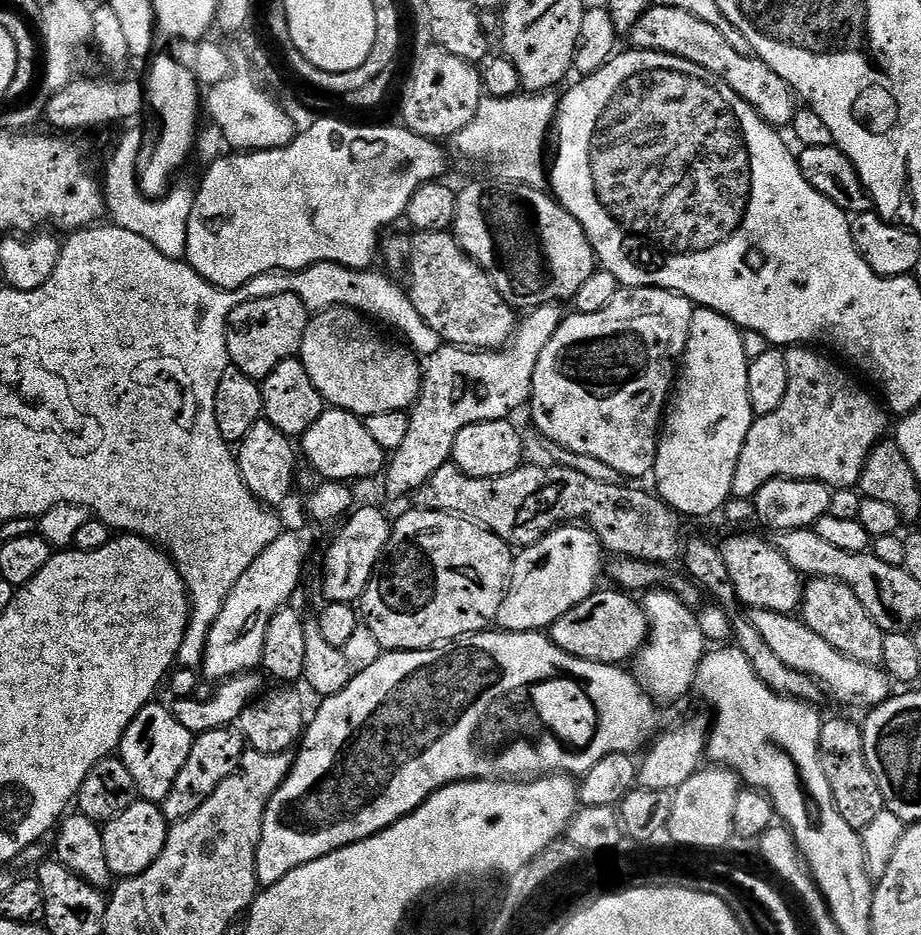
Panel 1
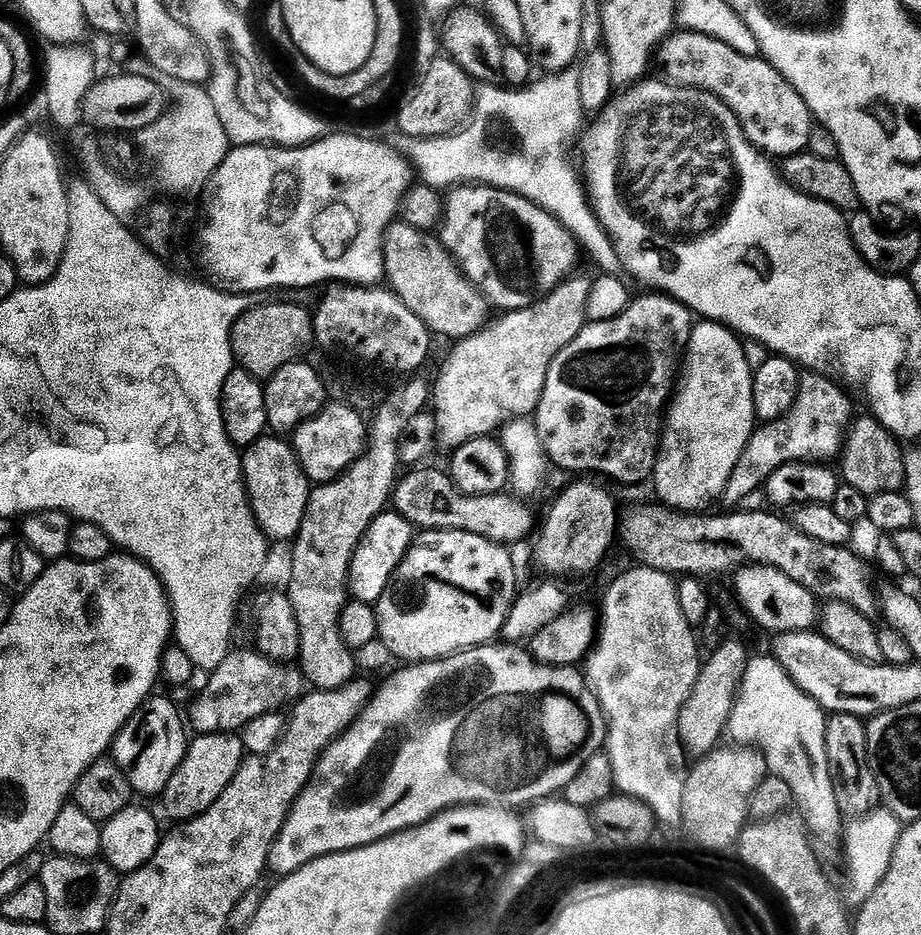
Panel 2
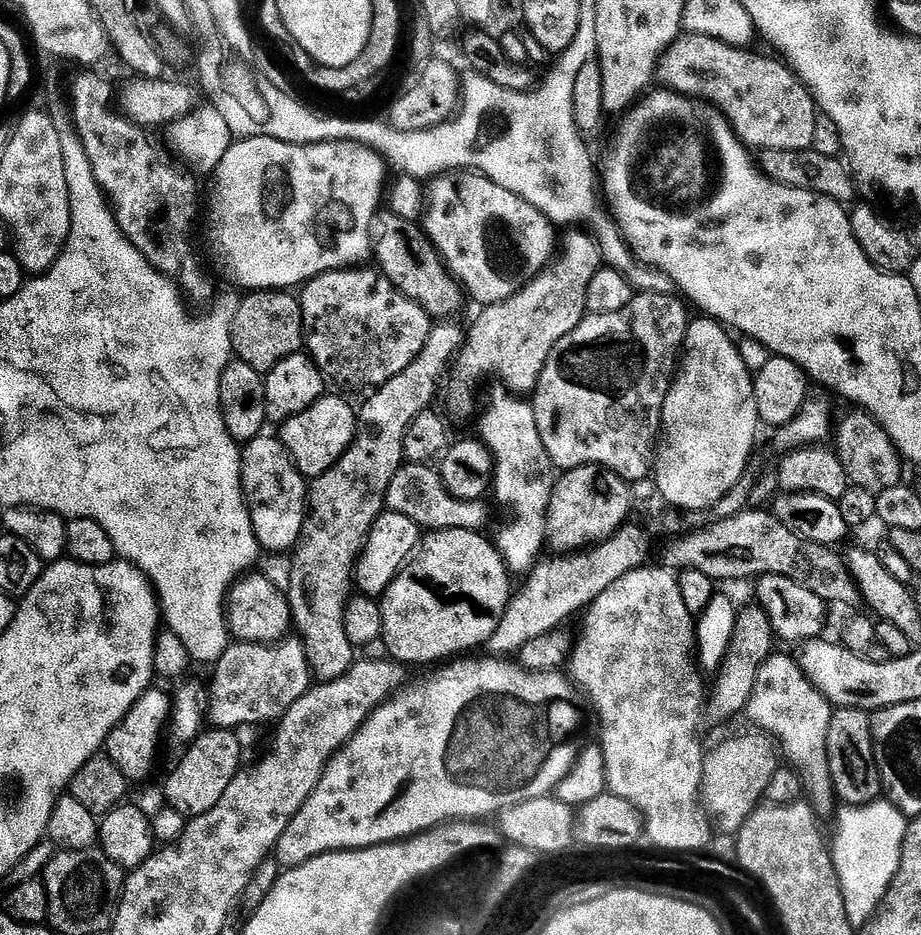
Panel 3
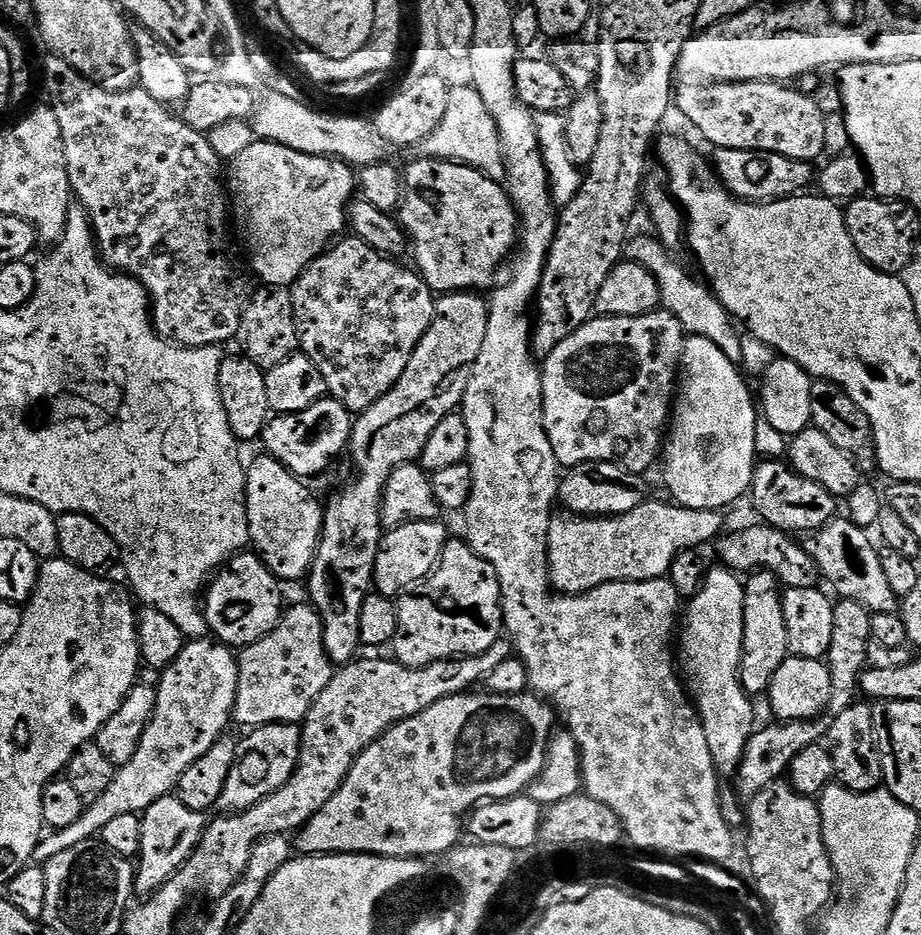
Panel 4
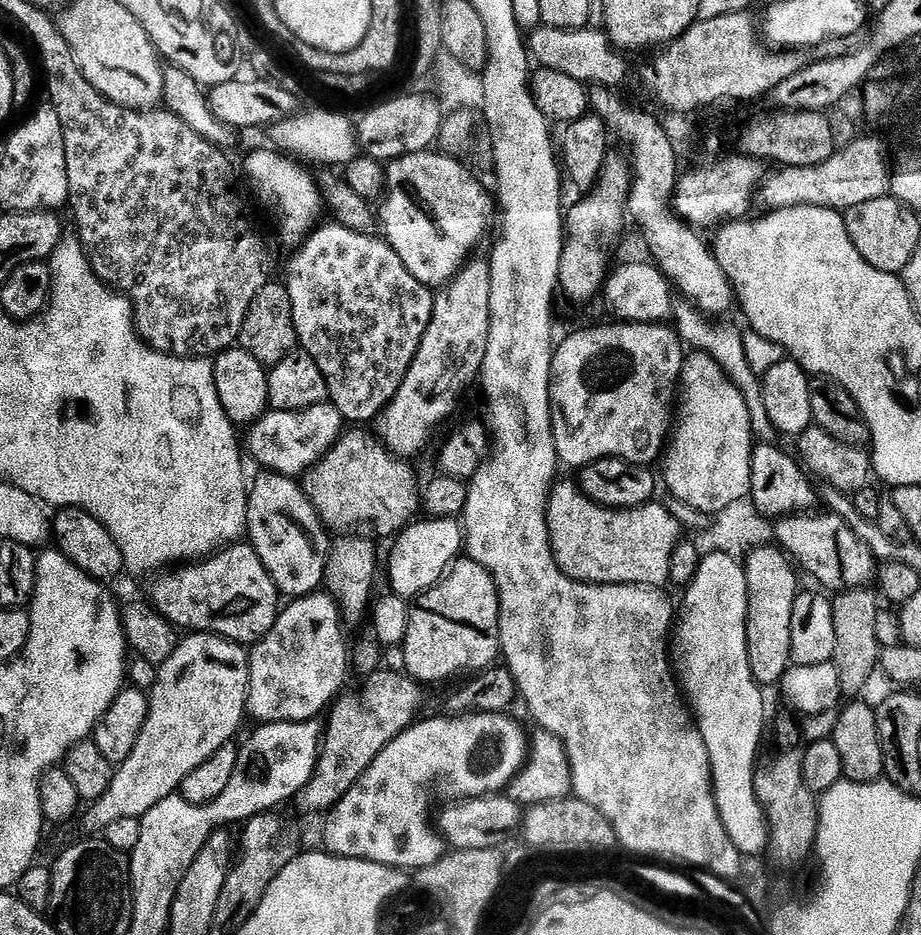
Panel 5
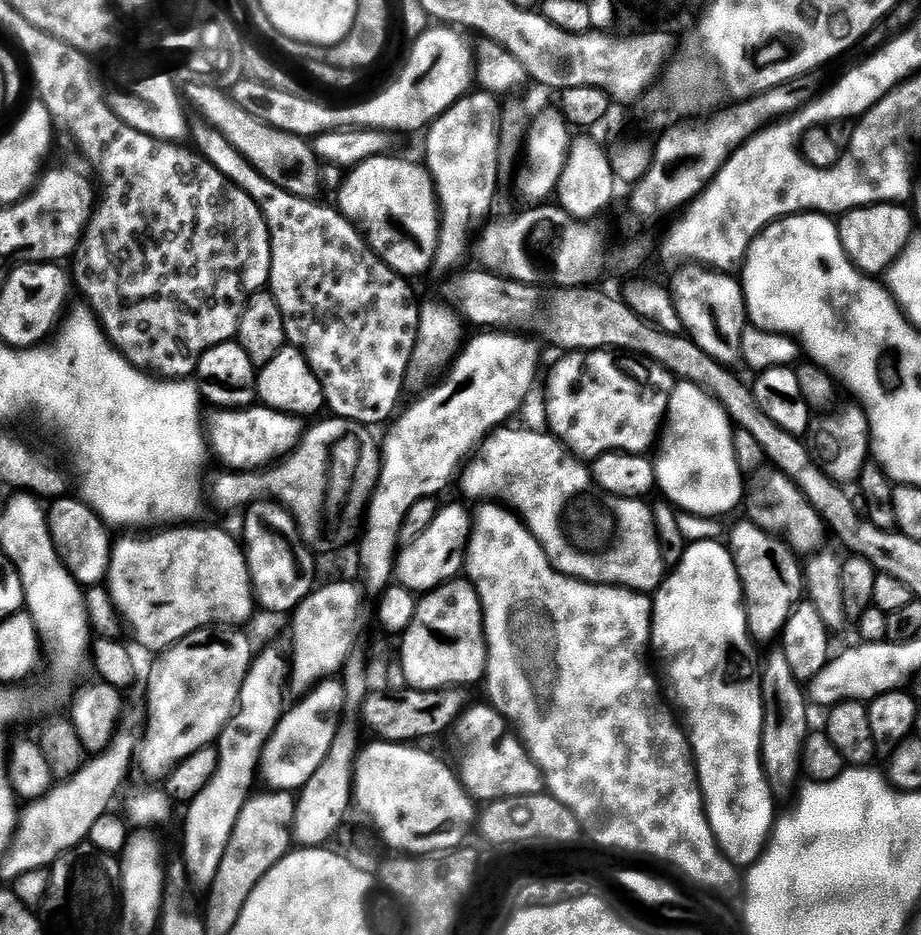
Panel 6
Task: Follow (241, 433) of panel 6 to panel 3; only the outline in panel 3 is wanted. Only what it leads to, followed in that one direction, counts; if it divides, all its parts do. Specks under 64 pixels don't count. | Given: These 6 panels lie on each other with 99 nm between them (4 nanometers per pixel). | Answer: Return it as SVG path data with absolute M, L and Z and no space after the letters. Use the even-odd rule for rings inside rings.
M325 394L318 402L314 402L314 406L310 406L310 410L294 414L294 418L283 421L279 428L278 438L296 463L296 469L306 478L325 476L344 457L348 447L356 439L358 412L342 397Z

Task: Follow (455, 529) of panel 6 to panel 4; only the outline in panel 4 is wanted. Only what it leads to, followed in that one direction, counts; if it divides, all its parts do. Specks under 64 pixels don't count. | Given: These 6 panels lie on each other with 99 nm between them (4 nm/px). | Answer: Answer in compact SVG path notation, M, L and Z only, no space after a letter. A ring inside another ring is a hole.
M430 520L414 522L389 528L381 535L378 558L372 571L372 582L379 595L395 598L413 584L419 584L436 569L440 556L444 553L444 546L450 539L450 533L442 525L443 523Z

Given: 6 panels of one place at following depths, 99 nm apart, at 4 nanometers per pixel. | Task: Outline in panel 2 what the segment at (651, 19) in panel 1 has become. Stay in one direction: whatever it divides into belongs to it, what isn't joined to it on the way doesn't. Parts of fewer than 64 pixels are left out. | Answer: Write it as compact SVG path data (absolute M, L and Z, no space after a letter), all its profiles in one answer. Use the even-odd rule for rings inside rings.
M673 31L658 44L658 60L660 56L660 64L669 72L669 77L685 76L689 85L725 100L749 137L773 157L796 156L807 149L814 117L802 94L794 90L791 82L774 65L760 56L738 54L738 50L726 46L726 42L718 42L718 38L702 32L679 31Z

